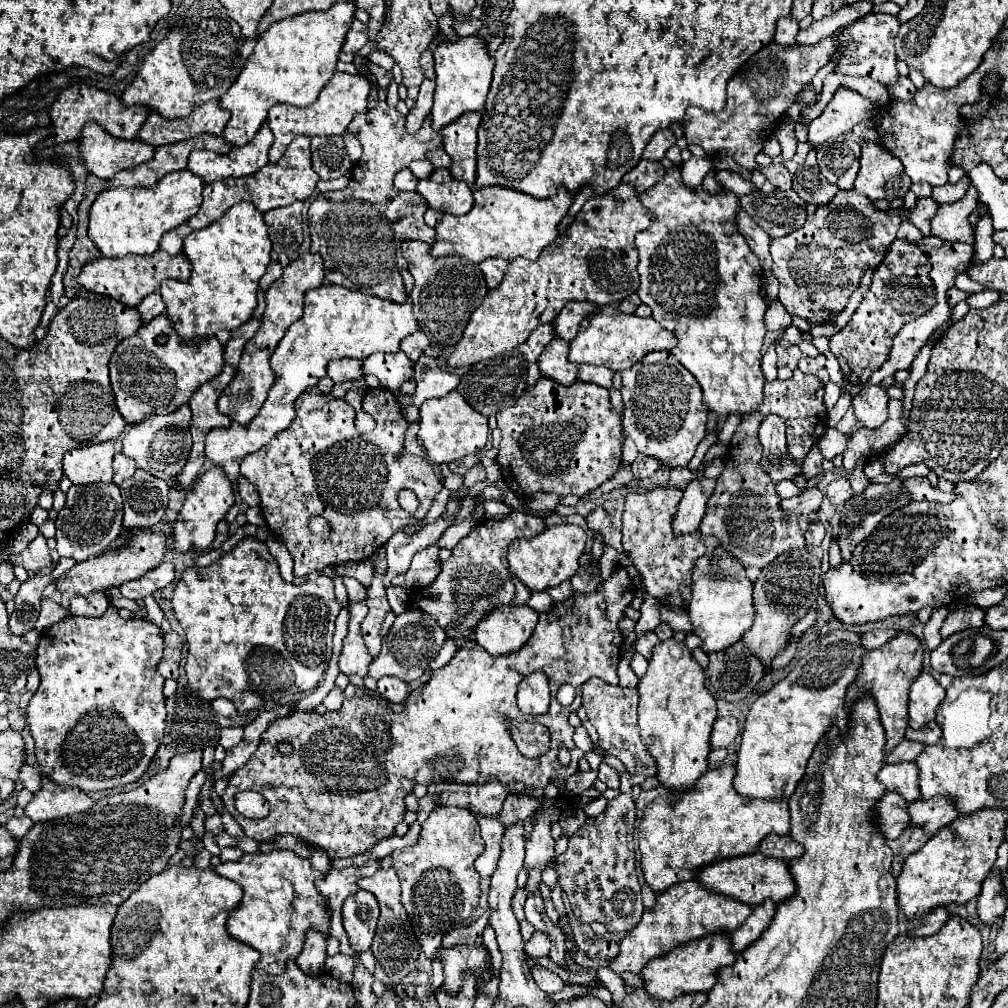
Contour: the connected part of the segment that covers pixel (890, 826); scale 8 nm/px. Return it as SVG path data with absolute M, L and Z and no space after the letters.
M886 792L886 796L876 804L876 812L876 824L886 838L896 840L910 824L906 800L898 792Z

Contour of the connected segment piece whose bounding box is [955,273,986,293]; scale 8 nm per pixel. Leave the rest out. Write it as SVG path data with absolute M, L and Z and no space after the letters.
M961 273L956 277L955 287L969 293L979 293L986 289L983 285L972 281L965 273Z

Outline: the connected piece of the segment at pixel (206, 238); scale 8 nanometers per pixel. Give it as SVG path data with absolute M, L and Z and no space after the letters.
M238 202L234 204L220 220L210 224L208 228L192 232L184 240L184 256L188 256L192 264L192 276L188 282L178 280L164 280L160 286L160 296L166 304L166 316L172 320L178 336L184 342L190 340L202 340L210 338L218 330L234 330L240 324L244 324L248 318L252 318L256 308L256 292L258 292L258 280L266 272L266 266L270 262L270 238L264 224L264 216L256 212L254 204Z

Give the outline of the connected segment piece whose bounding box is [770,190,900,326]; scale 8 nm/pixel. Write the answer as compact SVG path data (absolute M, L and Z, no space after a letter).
M840 190L838 196L834 196L828 204L822 204L814 214L808 214L802 228L770 242L770 252L774 258L772 274L780 282L778 300L790 316L800 316L812 326L824 326L846 308L852 292L860 286L862 274L870 268L876 268L884 260L886 248L896 240L898 226L900 216L878 210L872 200L860 196L856 190Z

